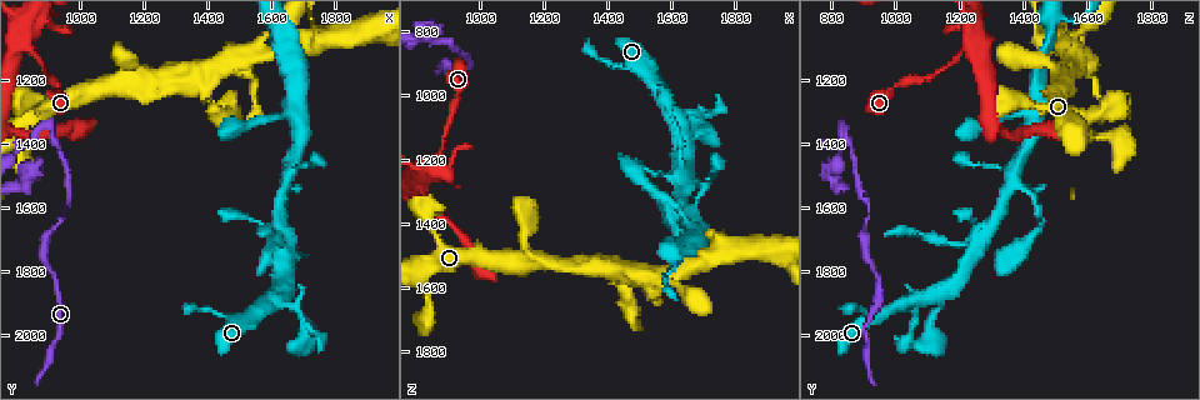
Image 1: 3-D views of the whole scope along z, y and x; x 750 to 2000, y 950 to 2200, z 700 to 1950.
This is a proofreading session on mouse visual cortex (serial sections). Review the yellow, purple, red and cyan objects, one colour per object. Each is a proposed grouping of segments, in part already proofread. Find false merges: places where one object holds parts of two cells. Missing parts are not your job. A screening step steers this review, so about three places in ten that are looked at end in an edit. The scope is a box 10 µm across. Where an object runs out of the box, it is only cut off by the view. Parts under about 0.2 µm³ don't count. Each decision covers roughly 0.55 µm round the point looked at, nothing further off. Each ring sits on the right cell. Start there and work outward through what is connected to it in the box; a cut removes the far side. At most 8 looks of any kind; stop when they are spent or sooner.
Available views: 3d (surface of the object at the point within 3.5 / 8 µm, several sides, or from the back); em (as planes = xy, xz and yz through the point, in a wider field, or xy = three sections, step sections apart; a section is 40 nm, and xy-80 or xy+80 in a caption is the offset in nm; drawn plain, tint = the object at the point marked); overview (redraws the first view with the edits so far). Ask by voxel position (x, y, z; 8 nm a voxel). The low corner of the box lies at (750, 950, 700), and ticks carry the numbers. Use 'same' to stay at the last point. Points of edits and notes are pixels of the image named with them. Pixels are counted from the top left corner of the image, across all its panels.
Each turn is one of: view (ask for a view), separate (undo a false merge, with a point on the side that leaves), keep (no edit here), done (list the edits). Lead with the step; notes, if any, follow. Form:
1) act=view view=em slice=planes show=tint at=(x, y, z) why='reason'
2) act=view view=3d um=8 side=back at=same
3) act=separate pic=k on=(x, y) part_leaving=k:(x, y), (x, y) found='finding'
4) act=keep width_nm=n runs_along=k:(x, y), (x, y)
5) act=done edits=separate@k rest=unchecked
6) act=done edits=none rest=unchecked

act=view view=em slice=xy step=2 show=tint at=(940, 1650, 910) why='thin neck'

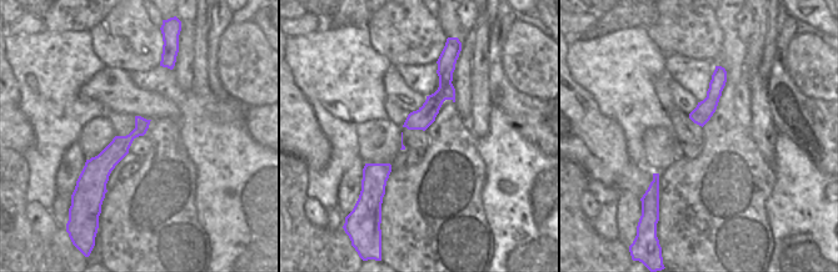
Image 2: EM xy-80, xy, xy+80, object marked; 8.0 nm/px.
act=view view=3d um=3.5 at=same

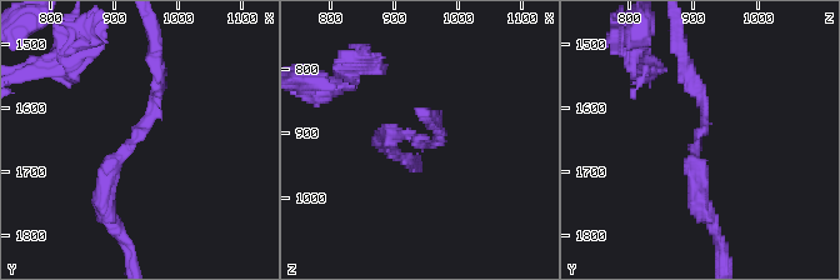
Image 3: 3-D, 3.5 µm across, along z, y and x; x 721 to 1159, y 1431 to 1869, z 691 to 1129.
act=keep width_nm=170 runs_along=2:(145, 122), (96, 170), (86, 171) found='one cell here'

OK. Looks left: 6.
act=view view=3d um=3.5 at=(900, 1350, 840) why='abrupt turn'

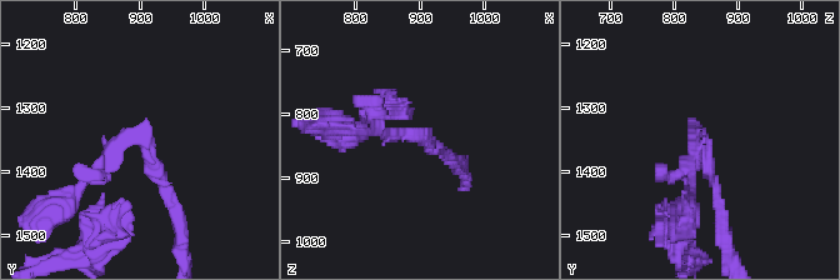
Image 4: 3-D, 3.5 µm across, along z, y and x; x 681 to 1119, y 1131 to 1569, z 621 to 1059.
act=view view=em slice=planes show=tint at=(905, 1345, 840) why='need the tissue'

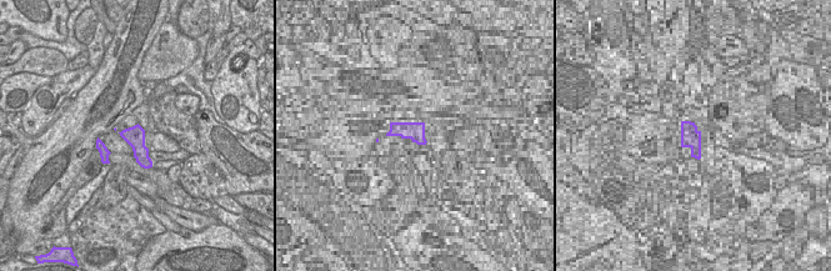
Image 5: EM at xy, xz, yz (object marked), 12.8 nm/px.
act=view view=em slice=xy step=2 show=tint at=same why='another direction'

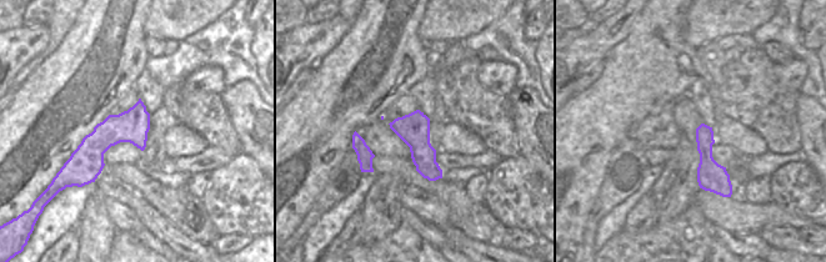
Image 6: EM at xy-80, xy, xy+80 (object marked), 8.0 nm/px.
act=separate pic=4 on=(385, 111) part_leaving=4:(403, 135), (353, 131), (325, 115) found='a second cell is stuck on'

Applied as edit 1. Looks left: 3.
act=view view=3d um=3.5 at=(1650, 1530, 1370) why='three-way junction'

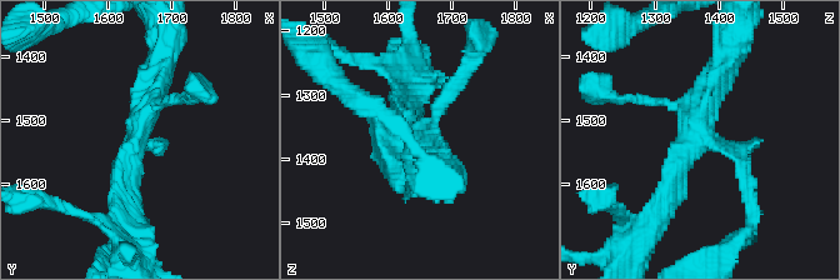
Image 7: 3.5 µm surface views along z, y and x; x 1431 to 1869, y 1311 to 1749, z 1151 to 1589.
act=view view=em slice=xy step=2 show=tint at=(1650, 1530, 1365) why='need the tissue'

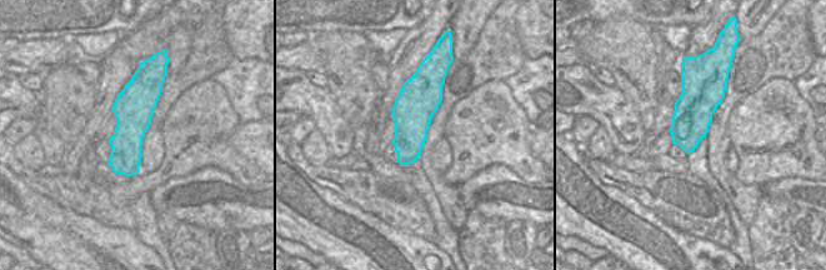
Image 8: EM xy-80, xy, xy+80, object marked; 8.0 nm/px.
act=keep runs_along=7:(663, 211), (718, 66) found='continuous, no second cell'

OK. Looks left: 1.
act=done edits=separate@4 rest=unchecked

